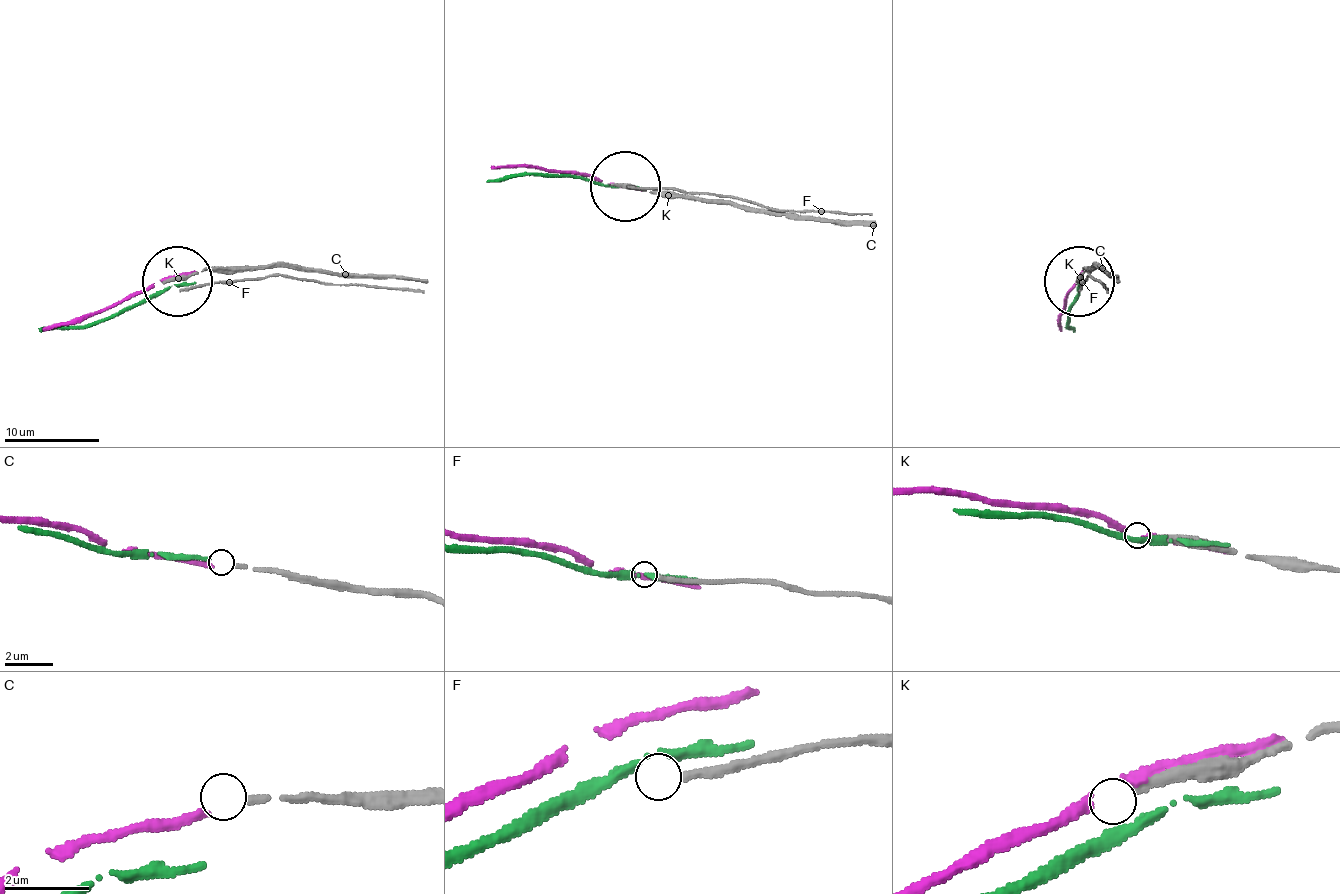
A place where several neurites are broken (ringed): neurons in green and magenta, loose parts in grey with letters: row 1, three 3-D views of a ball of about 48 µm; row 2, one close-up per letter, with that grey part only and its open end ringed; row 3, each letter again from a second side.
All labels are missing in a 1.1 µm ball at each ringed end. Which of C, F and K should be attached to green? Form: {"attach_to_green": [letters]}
{"attach_to_green": []}

